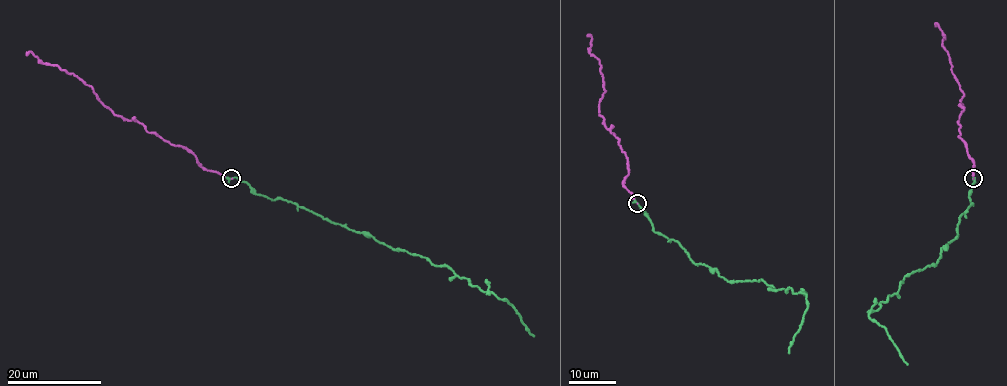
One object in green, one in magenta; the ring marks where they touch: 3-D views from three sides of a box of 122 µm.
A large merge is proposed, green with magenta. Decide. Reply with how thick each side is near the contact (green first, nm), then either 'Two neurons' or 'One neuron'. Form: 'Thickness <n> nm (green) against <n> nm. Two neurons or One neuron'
Thickness 190 nm (green) against 40 nm. One neuron

